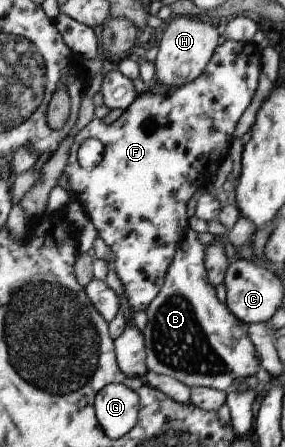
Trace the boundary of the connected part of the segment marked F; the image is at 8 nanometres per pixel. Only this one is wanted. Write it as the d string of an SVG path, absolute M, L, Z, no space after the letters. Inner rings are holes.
M224 40L223 43L217 45L210 56L210 59L206 62L204 69L201 69L200 75L195 80L187 81L185 84L179 86L165 86L156 81L152 85L150 90L146 90L136 94L134 101L126 109L122 110L121 115L110 125L102 123L101 119L90 120L74 137L69 149L68 163L64 167L63 173L68 177L70 181L70 187L73 191L72 196L78 203L83 205L85 212L87 213L90 223L97 230L97 237L100 237L102 241L108 246L110 252L114 253L114 269L115 273L123 288L123 293L126 296L127 304L129 305L129 312L131 317L129 322L132 322L132 314L135 311L145 311L146 306L154 299L156 292L159 291L162 285L165 271L169 266L170 260L174 257L178 243L182 239L182 233L188 227L188 218L186 217L186 202L194 191L202 186L209 187L211 181L211 170L214 170L216 166L228 156L228 147L233 139L233 133L236 127L238 127L238 118L242 115L242 112L250 105L253 95L257 88L257 79L260 71L260 53L261 49L258 48L253 42L237 42L234 40ZM84 139L98 139L102 143L103 154L101 161L91 168L82 168L76 160L76 149L80 147L80 143Z

